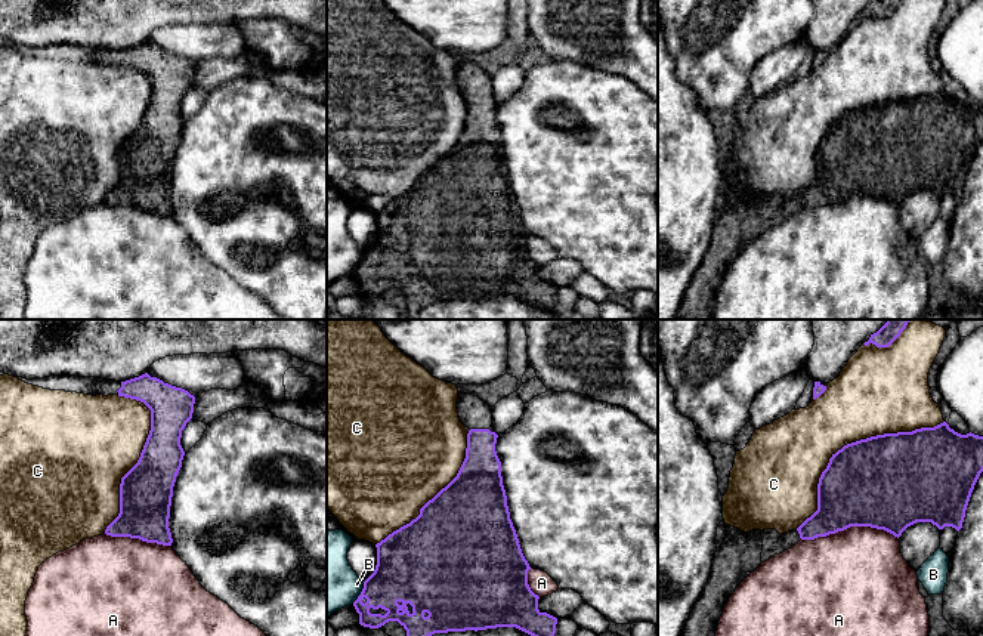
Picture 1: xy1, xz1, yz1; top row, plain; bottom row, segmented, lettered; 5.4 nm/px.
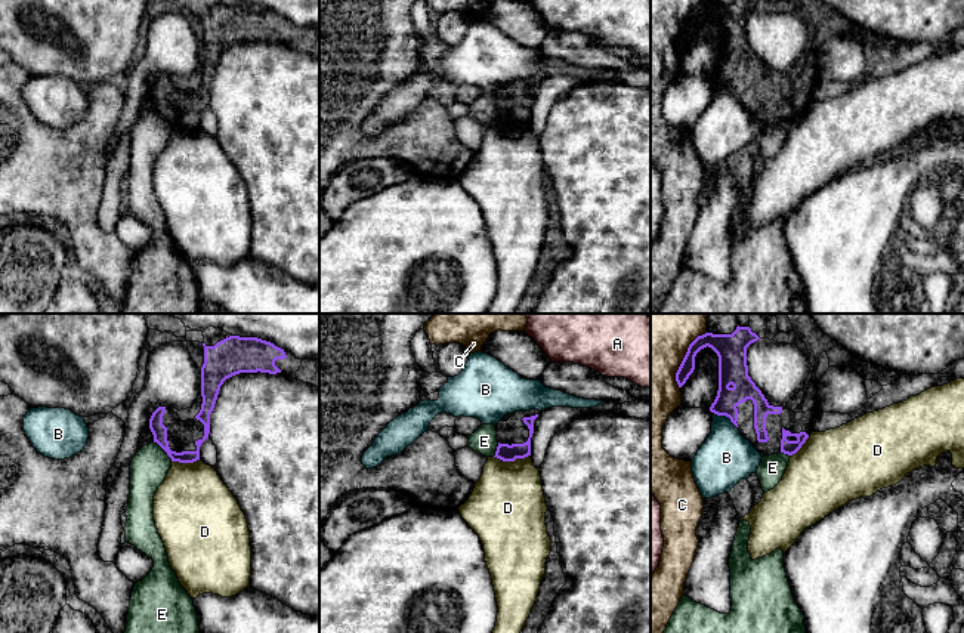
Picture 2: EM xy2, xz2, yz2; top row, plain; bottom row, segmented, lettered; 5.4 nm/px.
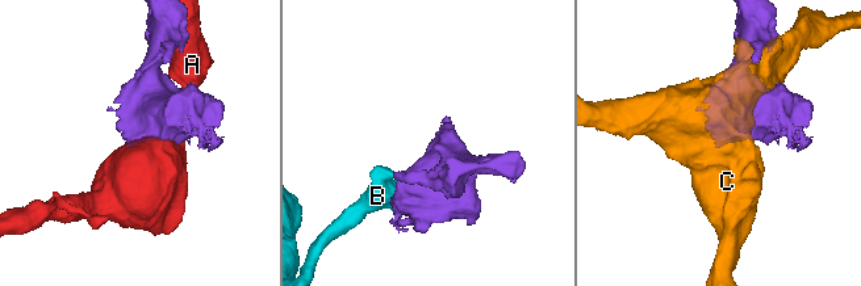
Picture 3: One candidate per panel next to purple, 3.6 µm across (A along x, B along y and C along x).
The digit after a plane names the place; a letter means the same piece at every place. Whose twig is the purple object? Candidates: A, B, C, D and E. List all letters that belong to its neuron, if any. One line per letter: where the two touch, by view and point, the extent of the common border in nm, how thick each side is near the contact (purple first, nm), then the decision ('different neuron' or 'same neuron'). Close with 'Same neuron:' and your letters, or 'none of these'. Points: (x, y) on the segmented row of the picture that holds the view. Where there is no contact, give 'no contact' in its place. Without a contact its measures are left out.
A: yz1 (849, 527) | 550 nm | 460/480 nm | different neuron
B: yz2 (726, 416) | 160 nm | 150/280 nm | different neuron
C: yz1 (852, 442) | 1000 nm | 480/400 nm | different neuron
D: xz2 (512, 460) | 200 nm | 100/420 nm | different neuron
E: xy2 (164, 450) | 150 nm | 80/200 nm | different neuron
Same neuron: none of these

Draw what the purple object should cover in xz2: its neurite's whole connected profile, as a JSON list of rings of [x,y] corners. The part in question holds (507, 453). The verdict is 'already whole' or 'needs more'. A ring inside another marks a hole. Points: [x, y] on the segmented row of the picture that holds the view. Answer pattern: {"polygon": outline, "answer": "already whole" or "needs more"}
{"polygon": [[[529,410],[504,416],[495,424],[498,447],[494,457],[503,461],[515,461],[531,456],[534,420],[538,414],[538,410]]], "answer": "needs more"}

